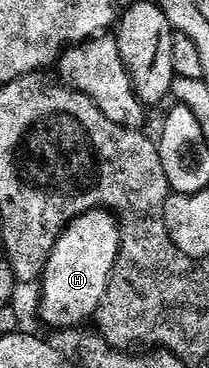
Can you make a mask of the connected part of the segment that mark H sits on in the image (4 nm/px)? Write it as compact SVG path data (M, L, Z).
M105 210L85 212L66 227L55 239L54 251L45 261L46 277L40 283L40 320L45 327L47 324L50 328L78 328L100 312L121 246L117 219Z

